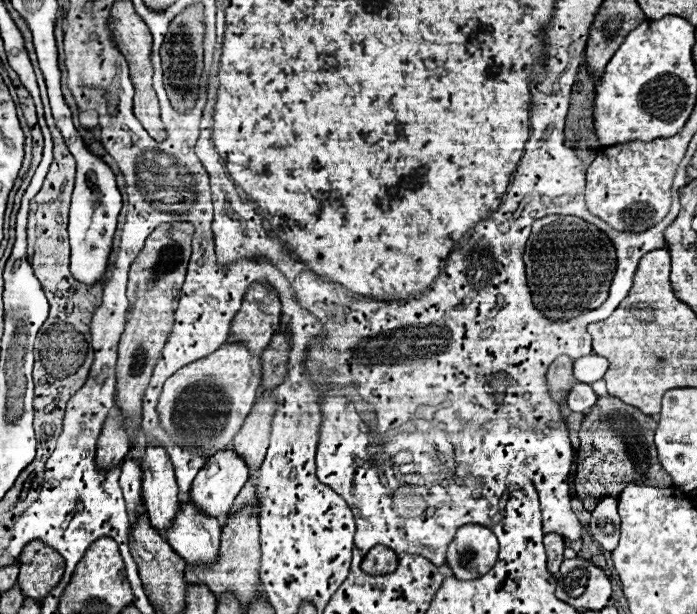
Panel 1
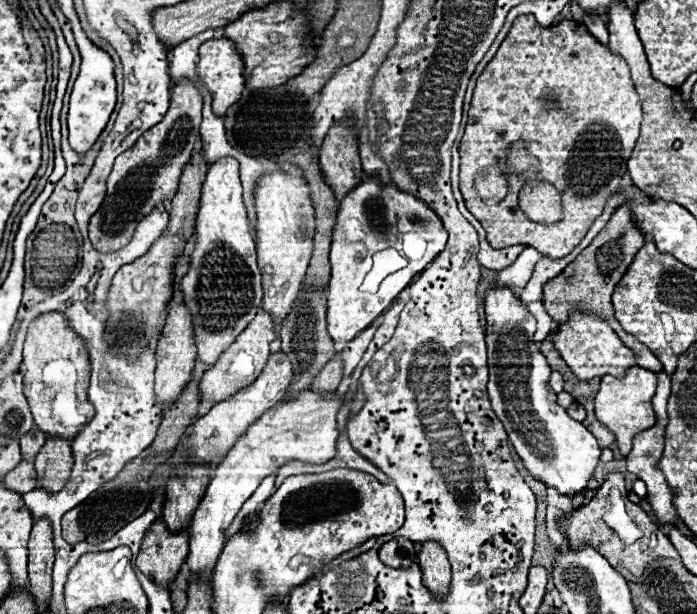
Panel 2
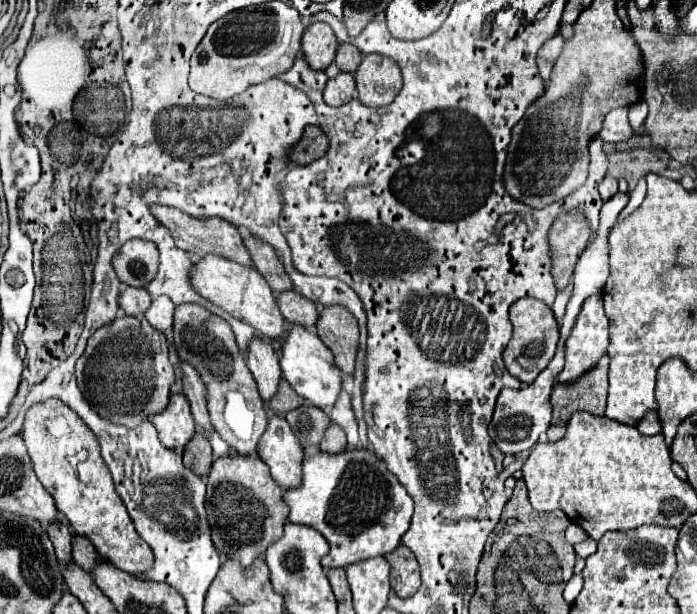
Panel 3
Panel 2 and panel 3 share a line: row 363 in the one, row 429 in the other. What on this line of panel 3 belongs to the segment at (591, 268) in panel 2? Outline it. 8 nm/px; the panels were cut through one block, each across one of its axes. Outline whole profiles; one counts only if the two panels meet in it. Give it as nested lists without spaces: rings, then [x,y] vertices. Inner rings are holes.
[[[650,410],[644,418],[640,418],[640,422],[636,424],[636,428],[638,428],[642,434],[658,434],[658,432],[660,432],[660,420],[658,420],[658,414]]]

